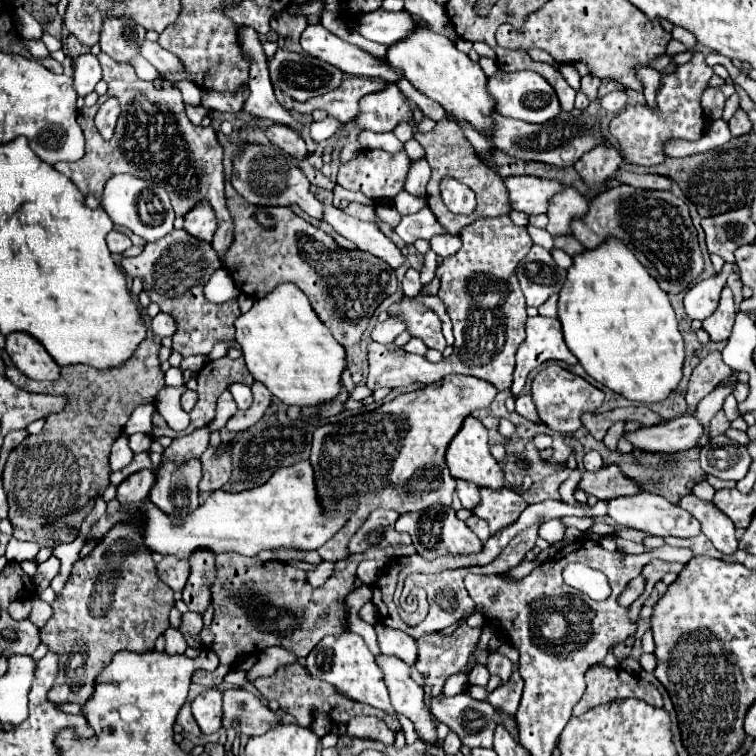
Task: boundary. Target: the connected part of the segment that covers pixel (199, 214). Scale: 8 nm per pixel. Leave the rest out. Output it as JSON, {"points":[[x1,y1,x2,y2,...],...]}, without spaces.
{"points":[[200,203,198,207,194,207,194,211,190,211,184,217,184,229,192,237,212,241,212,235,216,231,216,219,214,219,214,211,210,211,210,205]]}

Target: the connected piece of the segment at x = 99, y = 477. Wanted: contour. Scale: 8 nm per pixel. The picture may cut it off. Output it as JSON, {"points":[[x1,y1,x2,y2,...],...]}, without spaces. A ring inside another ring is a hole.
{"points":[[152,337,144,339,134,355,120,367,94,369,88,365,62,367,56,381,30,381,18,371,12,361,6,361,6,375,14,385,24,391,64,393,68,403,64,411,48,415,40,435,28,435,8,457,2,481,8,495,8,519,22,531,36,531,60,517,80,511,90,499,102,495,110,485,110,447,126,425,136,405,154,401,156,393,164,387,164,375,158,361,160,343],[50,443,50,445,40,445]]}

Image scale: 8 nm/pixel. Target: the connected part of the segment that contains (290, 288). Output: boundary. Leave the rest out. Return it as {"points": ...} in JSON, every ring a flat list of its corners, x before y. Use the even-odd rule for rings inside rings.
{"points":[[294,283,276,285,268,295,258,299,250,311,242,313,234,327,248,371,282,403,298,407,318,405,340,393,338,381,346,351,330,335,306,295,302,295]]}

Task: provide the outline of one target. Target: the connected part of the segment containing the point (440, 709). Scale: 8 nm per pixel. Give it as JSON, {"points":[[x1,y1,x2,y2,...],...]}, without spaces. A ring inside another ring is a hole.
{"points":[[466,691,454,697,438,695,432,699,432,715,446,723,464,745,474,747,492,747,494,727,498,725,498,717,490,703,482,703,472,699]]}

